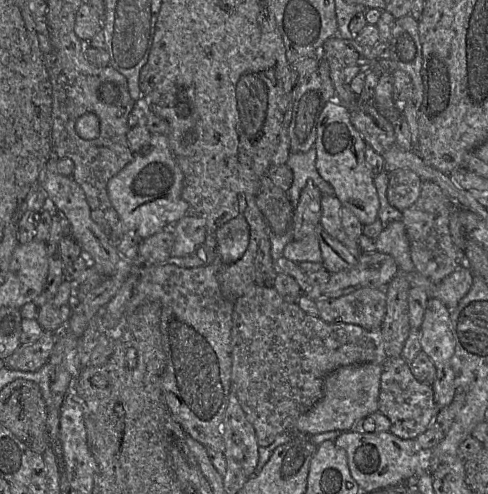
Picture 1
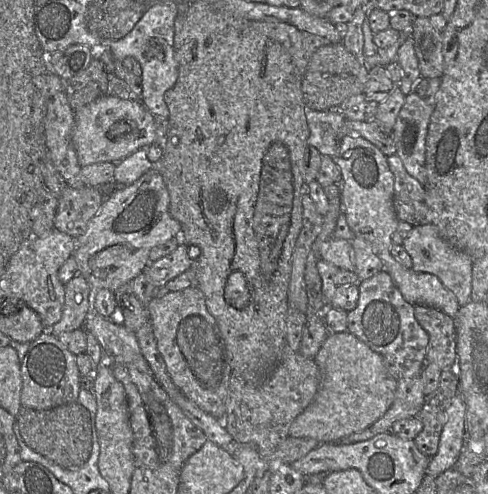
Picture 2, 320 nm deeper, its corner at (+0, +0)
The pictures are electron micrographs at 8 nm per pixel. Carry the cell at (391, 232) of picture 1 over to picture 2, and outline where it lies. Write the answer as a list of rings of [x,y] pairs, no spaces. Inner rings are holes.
[[[430,223],[414,226],[403,241],[402,247],[412,259],[412,267],[416,272],[437,276],[443,285],[452,291],[460,306],[472,301],[472,258],[465,252],[457,250],[443,240],[437,227]]]

